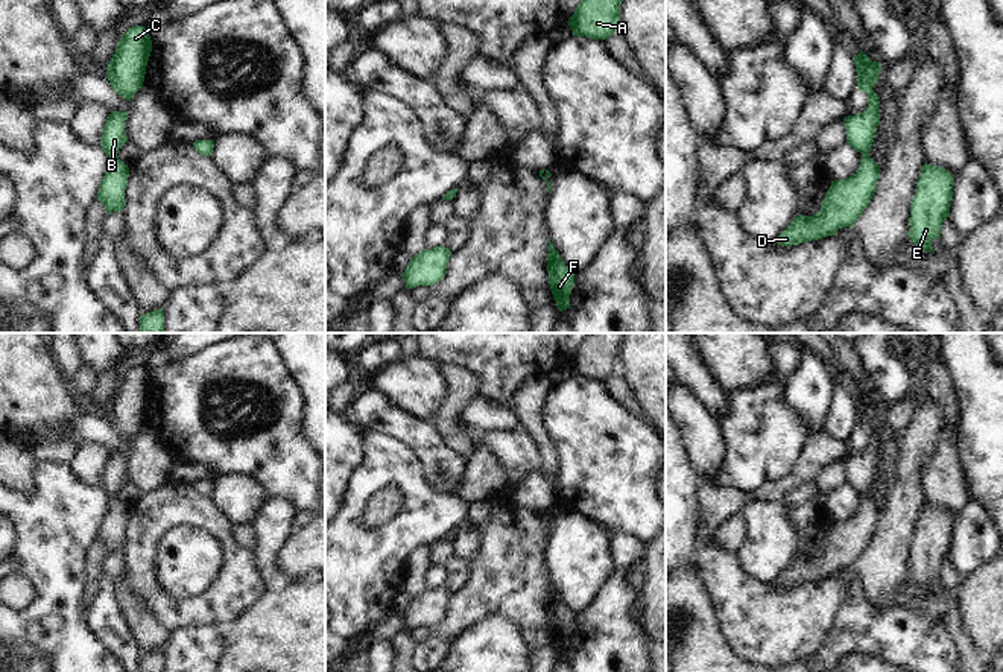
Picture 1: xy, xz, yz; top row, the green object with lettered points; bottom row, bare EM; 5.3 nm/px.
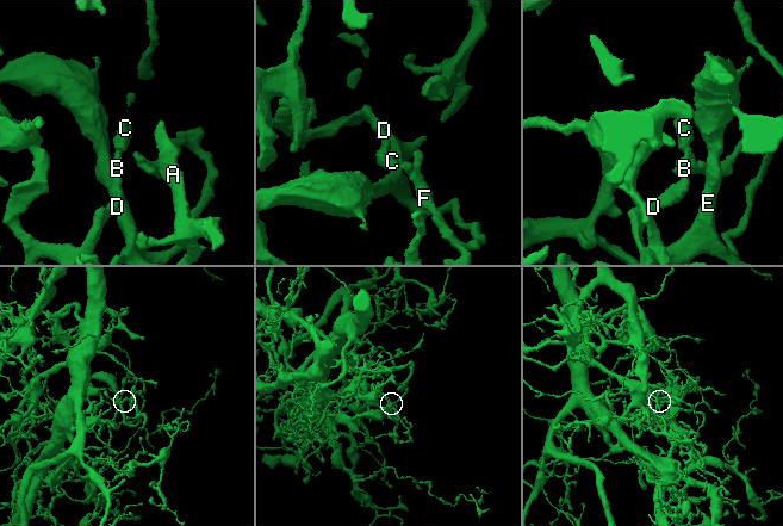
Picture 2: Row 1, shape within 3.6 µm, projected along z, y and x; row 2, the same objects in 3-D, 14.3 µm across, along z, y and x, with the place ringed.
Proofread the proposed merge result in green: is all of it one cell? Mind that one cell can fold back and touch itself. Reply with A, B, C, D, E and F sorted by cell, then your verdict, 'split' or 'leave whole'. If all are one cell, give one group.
A B C D E F; leave whole

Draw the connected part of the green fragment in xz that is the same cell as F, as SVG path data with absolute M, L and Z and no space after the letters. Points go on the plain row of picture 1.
M547 578L547 613L553 640L559 652L570 649L570 636L574 626L574 614L564 605L553 584Z

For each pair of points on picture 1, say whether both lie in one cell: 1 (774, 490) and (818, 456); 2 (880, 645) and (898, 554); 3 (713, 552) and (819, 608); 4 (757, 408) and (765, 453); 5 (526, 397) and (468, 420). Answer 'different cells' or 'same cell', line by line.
1: same cell
2: different cells
3: same cell
4: same cell
5: different cells

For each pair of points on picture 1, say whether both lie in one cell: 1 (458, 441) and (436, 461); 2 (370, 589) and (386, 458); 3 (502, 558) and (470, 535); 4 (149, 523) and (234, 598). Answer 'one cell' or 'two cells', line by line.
1: two cells
2: one cell
3: two cells
4: one cell

